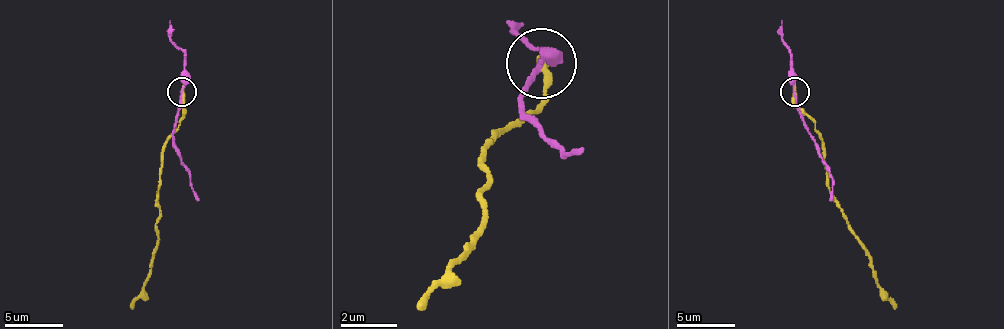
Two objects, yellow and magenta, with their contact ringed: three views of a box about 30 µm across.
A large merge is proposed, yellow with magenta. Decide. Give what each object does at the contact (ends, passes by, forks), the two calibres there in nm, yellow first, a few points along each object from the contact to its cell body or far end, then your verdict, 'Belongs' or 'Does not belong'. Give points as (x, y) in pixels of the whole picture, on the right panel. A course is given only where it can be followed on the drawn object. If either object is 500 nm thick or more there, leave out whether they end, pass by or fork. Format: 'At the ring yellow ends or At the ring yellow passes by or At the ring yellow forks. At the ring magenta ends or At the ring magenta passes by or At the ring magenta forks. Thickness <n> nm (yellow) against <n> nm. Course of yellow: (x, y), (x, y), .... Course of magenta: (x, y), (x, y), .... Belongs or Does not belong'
At the ring yellow ends. At the ring magenta passes by. Thickness 320 nm (yellow) against 160 nm. Course of yellow: (795, 92), (795, 104), (816, 124), (824, 153), (827, 188), (871, 260), (879, 292), (894, 309). Course of magenta: (795, 92), (813, 141), (833, 176), (830, 199). Does not belong

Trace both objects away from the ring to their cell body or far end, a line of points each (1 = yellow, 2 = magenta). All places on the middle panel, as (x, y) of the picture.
1: (543, 64), (536, 114), (493, 135), (486, 142), (486, 219), (423, 303)
2: (543, 64), (522, 107), (564, 156), (585, 149)

